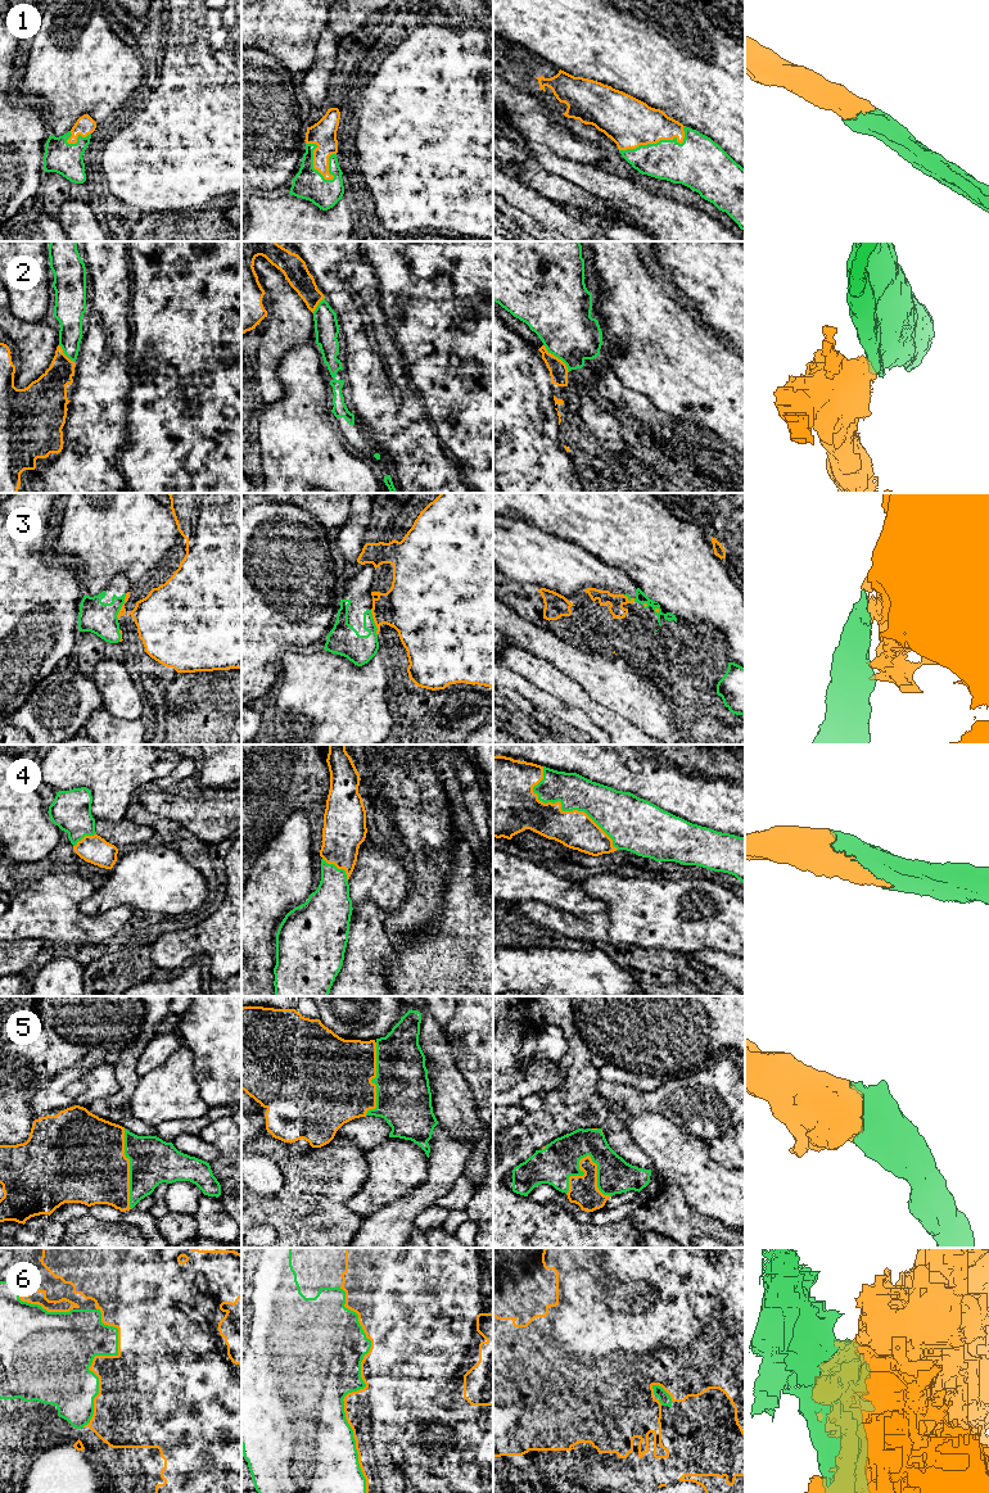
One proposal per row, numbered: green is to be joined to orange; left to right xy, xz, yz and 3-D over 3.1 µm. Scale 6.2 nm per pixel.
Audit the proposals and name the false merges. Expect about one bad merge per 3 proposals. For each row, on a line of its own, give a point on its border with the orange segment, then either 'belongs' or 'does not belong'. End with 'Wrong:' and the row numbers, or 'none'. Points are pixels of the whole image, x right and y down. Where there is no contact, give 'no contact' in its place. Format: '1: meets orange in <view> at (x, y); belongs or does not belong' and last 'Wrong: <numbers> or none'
1: meets orange in xz at (314, 161); belongs
2: meets orange in yz at (556, 357); does not belong
3: meets orange in xy at (122, 606); does not belong
4: meets orange in yz at (560, 809); belongs
5: meets orange in yz at (596, 1175); belongs
6: meets orange in xz at (360, 1389); does not belong
Wrong: 2, 3, 6

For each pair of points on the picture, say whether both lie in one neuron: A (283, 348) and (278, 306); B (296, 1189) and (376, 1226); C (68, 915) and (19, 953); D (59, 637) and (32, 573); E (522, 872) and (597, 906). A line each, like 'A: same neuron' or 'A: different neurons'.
A: same neuron
B: different neurons
C: different neurons
D: same neuron
E: same neuron

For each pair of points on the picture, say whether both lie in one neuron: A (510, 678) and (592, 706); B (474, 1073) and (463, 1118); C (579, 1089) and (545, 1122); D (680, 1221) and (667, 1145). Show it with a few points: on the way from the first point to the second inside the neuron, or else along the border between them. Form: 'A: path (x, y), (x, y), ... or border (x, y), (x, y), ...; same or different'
A: border (515, 672), (552, 693), (567, 705); different
B: border (457, 1062), (456, 1067), (472, 1094), (479, 1118); different
C: path (569, 1099), (561, 1100), (550, 1112); same
D: border (668, 1184), (674, 1184), (681, 1190), (691, 1208); different

